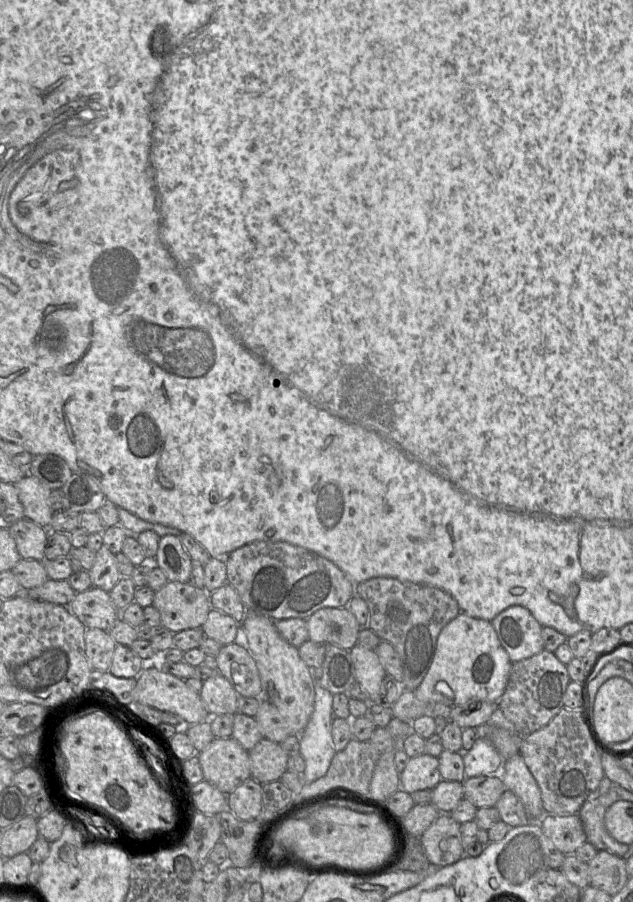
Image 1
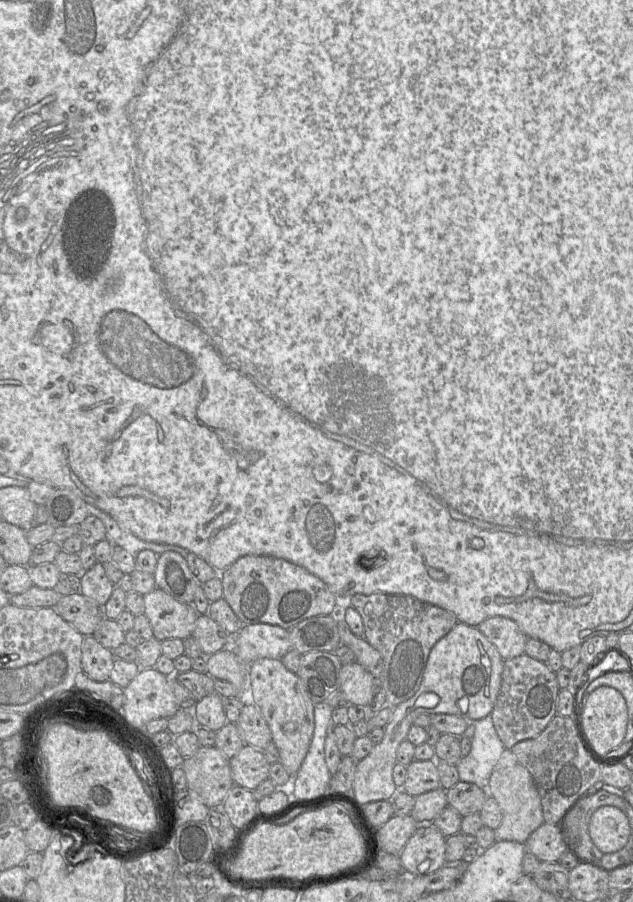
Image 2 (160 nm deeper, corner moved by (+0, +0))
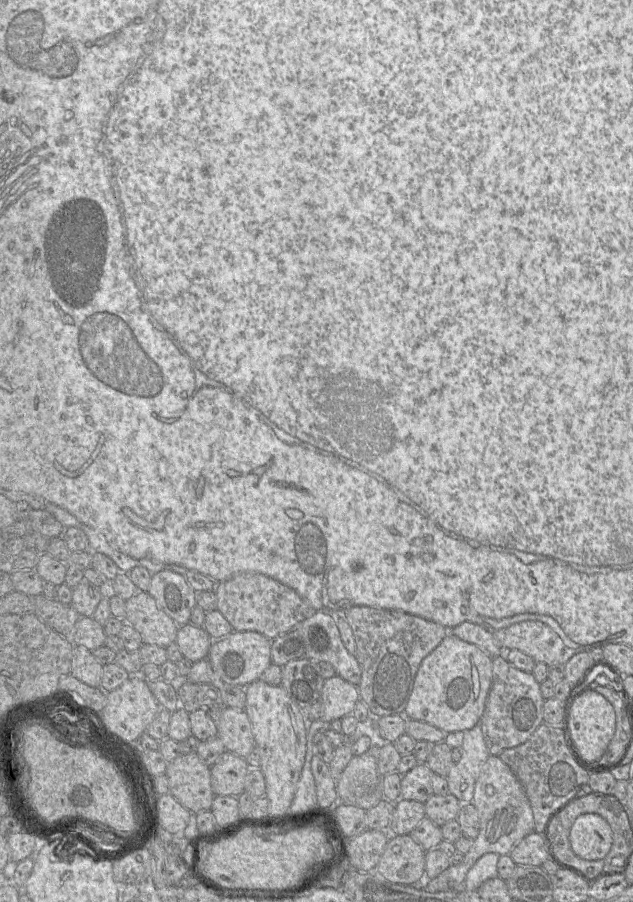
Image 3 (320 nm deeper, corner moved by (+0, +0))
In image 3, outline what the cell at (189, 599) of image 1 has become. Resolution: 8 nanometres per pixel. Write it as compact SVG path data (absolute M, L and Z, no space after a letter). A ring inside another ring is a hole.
M148 591L139 592L126 600L124 621L140 634L143 644L163 648L175 643L179 629Z

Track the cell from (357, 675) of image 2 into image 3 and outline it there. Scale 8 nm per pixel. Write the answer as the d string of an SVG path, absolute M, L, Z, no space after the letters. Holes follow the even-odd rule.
M334 675L325 680L320 701L323 704L322 720L332 722L349 715L360 699L357 686Z

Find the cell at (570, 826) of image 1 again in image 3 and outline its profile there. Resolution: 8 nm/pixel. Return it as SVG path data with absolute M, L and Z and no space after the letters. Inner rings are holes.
M537 832L524 837L509 855L517 865L534 867L540 867L546 860L553 858L549 842Z

